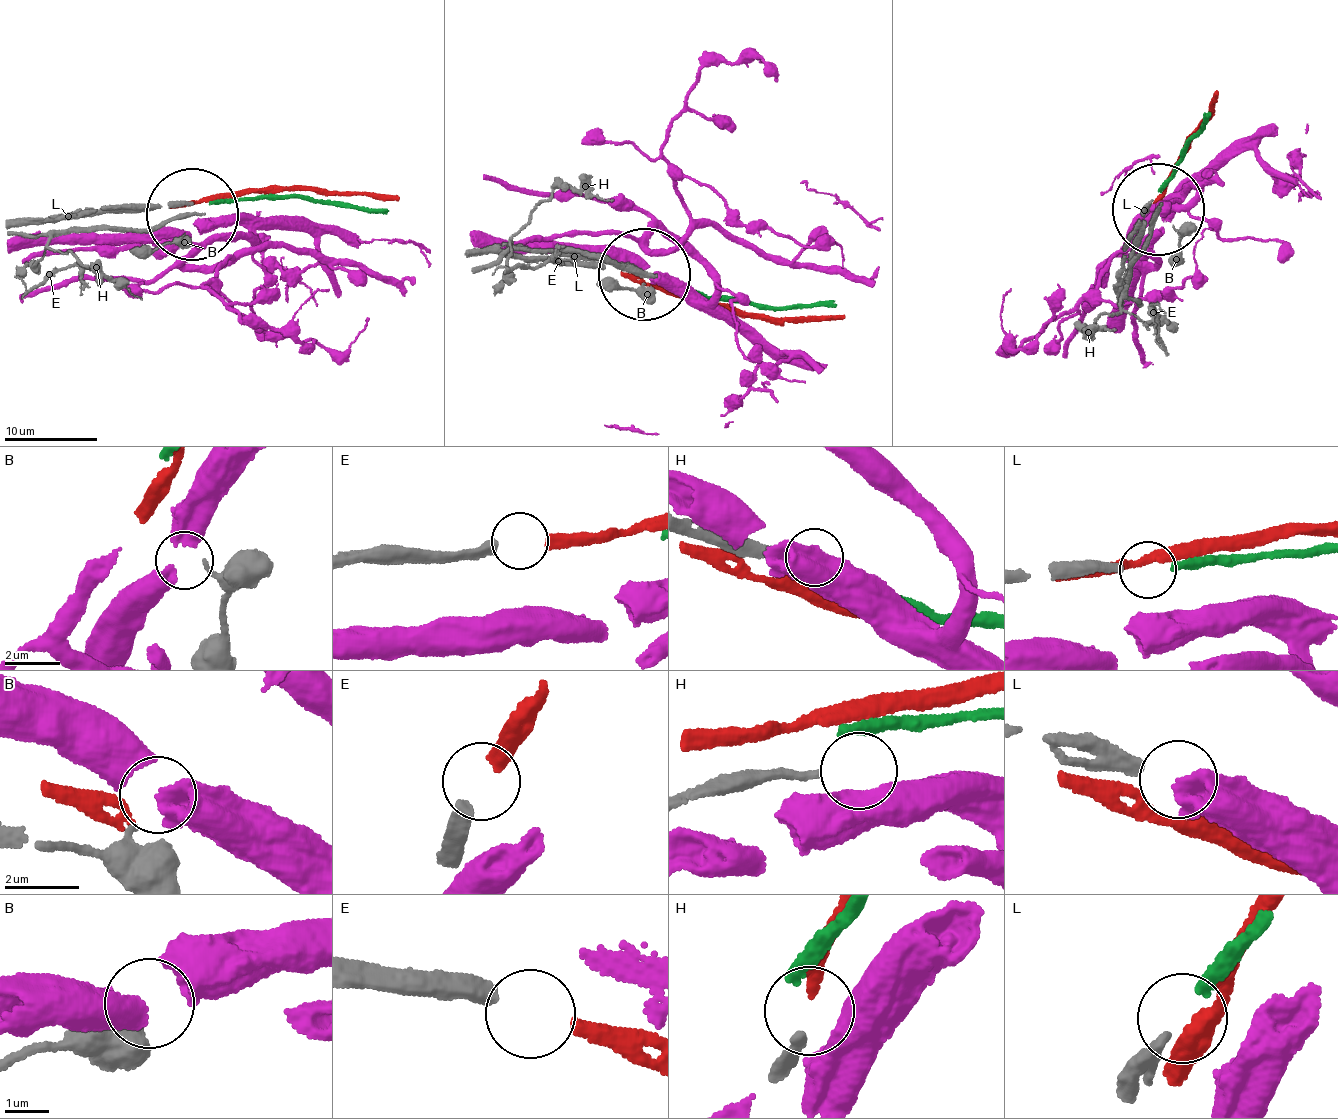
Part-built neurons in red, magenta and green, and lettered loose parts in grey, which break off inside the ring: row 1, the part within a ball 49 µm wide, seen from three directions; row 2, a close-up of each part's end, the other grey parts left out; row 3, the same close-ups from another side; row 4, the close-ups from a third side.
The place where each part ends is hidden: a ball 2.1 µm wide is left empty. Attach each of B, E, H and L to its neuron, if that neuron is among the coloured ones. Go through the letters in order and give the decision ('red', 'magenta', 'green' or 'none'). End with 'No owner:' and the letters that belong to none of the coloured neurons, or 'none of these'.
B: magenta
E: red
H: none
L: green
No owner: H

